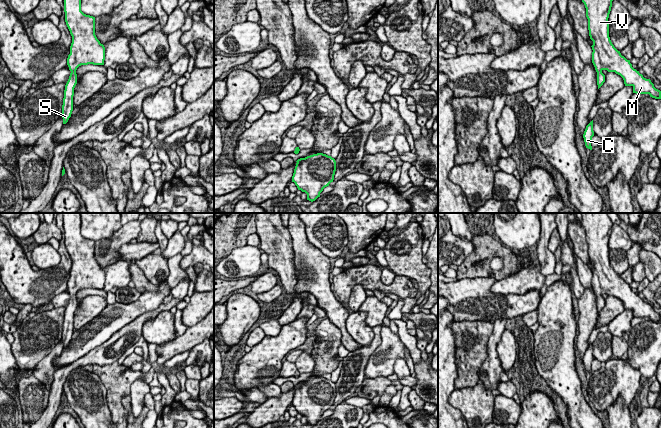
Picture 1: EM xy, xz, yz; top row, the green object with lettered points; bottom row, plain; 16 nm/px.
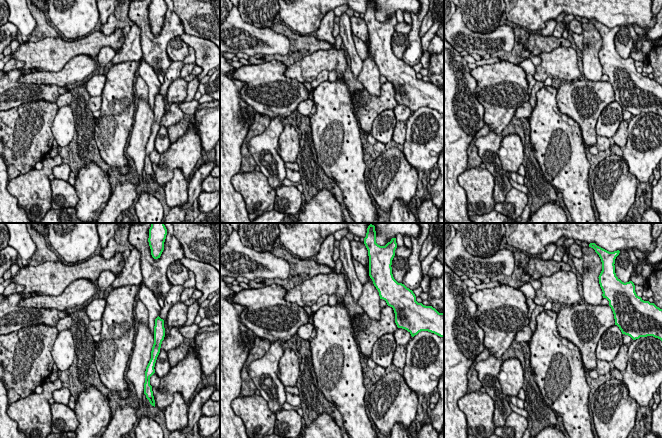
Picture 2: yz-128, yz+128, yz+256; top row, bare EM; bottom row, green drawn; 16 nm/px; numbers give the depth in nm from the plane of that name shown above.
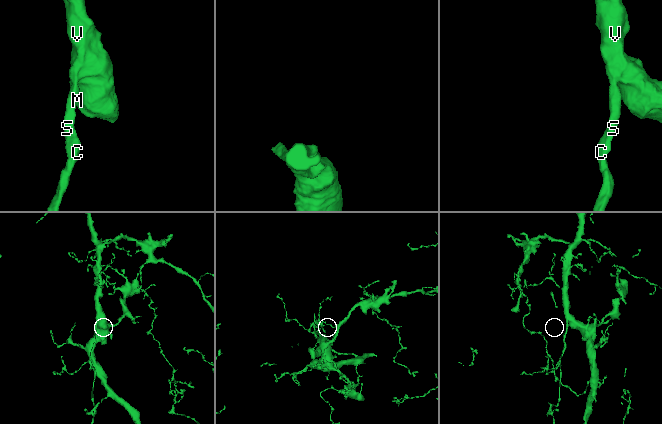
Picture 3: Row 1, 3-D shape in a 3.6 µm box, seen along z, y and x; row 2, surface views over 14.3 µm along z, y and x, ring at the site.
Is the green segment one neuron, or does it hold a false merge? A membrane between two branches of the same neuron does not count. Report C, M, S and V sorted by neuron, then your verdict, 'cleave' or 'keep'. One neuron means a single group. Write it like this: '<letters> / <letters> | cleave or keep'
C M S V | keep

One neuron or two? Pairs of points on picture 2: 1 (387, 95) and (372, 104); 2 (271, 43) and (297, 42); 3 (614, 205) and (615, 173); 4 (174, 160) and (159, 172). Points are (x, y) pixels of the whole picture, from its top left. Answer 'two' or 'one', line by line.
1: one
2: two
3: one
4: one

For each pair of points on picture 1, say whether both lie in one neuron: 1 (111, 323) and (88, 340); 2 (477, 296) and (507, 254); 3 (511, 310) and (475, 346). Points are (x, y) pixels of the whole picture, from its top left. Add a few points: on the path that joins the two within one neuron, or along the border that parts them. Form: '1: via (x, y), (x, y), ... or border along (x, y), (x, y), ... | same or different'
1: via (105, 324), (94, 334) | same
2: border along (467, 277), (494, 277), (497, 280) | different
3: border along (470, 320), (493, 322) | different

